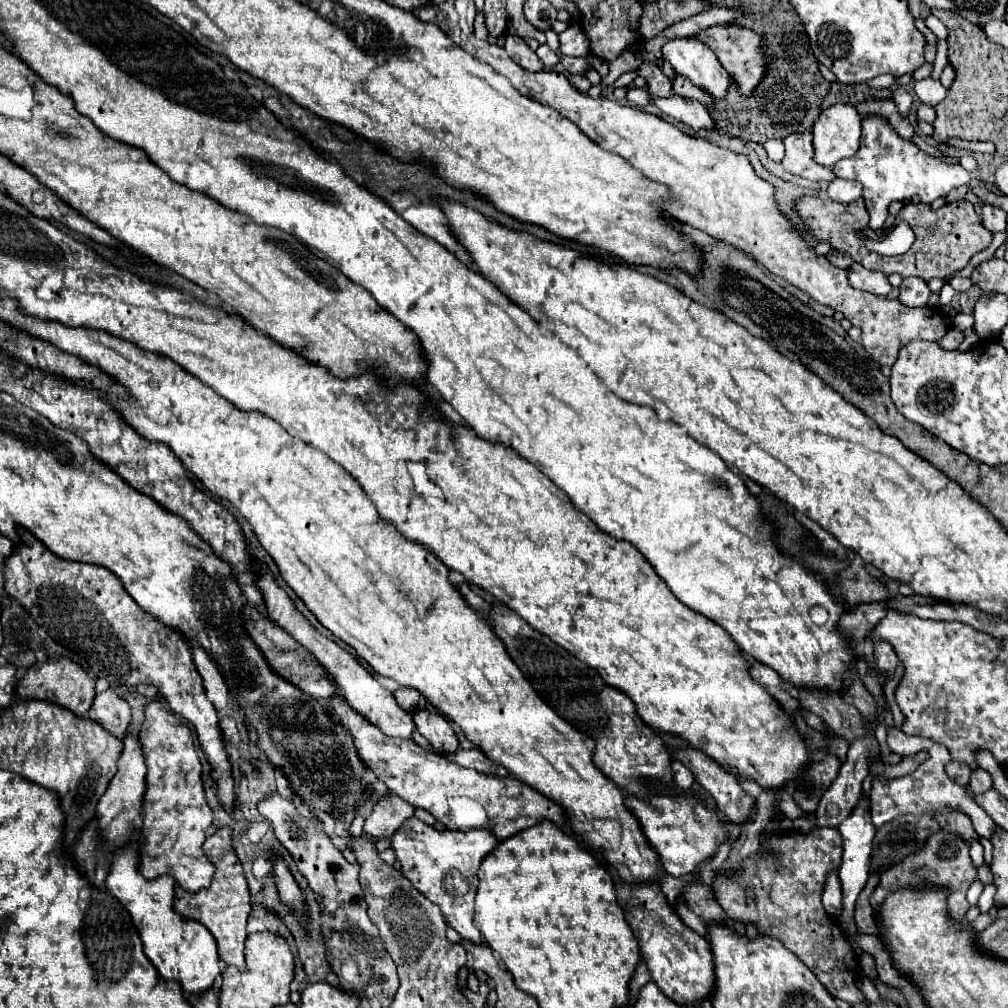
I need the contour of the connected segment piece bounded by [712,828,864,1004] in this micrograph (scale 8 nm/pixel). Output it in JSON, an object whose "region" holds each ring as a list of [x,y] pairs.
{"region":[[[814,828],[808,834],[793,830],[792,834],[782,836],[767,832],[760,838],[759,852],[749,859],[750,864],[746,861],[744,868],[731,878],[714,878],[716,900],[728,918],[754,924],[760,934],[780,940],[810,968],[832,998],[862,1004],[864,996],[856,986],[856,958],[850,956],[850,946],[842,928],[822,906],[826,876],[838,870],[842,862],[840,832],[836,828]]]}

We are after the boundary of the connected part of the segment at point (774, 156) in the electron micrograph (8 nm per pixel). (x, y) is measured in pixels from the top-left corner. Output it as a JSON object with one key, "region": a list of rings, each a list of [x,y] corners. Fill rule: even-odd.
{"region":[[[772,138],[770,142],[764,142],[764,148],[766,148],[770,160],[782,162],[782,158],[784,158],[784,144],[782,144],[782,140],[774,140]]]}

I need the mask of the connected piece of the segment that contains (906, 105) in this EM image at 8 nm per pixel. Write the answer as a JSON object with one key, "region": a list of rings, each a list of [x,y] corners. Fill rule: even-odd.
{"region":[[[898,88],[898,90],[894,92],[894,102],[896,102],[896,106],[898,106],[898,110],[900,110],[902,114],[908,114],[908,110],[910,110],[910,106],[912,106],[912,94],[906,92],[904,88]]]}

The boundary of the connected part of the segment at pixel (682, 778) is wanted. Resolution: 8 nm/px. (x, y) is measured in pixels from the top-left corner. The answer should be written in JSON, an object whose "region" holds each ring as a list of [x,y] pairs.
{"region":[[[672,762],[672,772],[674,772],[674,784],[680,788],[680,790],[688,790],[694,782],[694,776],[692,772],[682,764],[682,762]]]}

